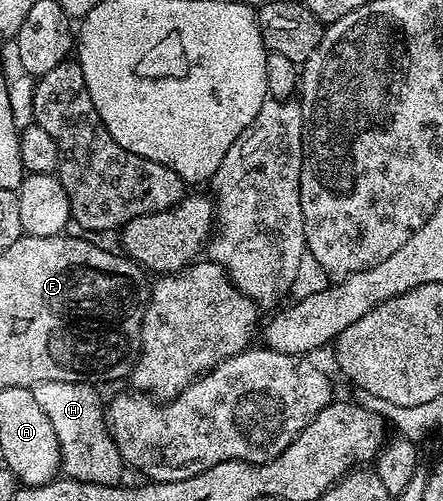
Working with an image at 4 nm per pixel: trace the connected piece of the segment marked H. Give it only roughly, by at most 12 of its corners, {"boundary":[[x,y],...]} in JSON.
{"boundary":[[84,383],[33,386],[61,472],[108,485],[124,462],[104,401]]}

